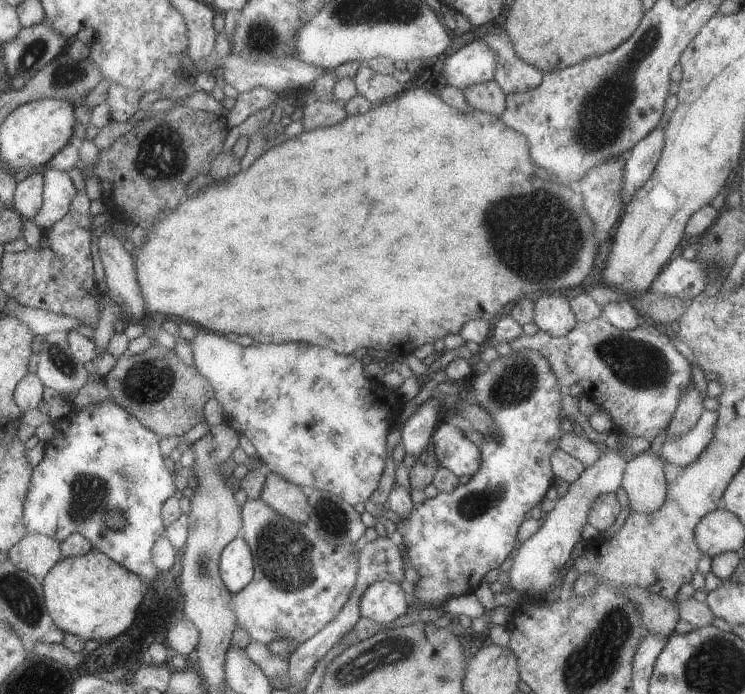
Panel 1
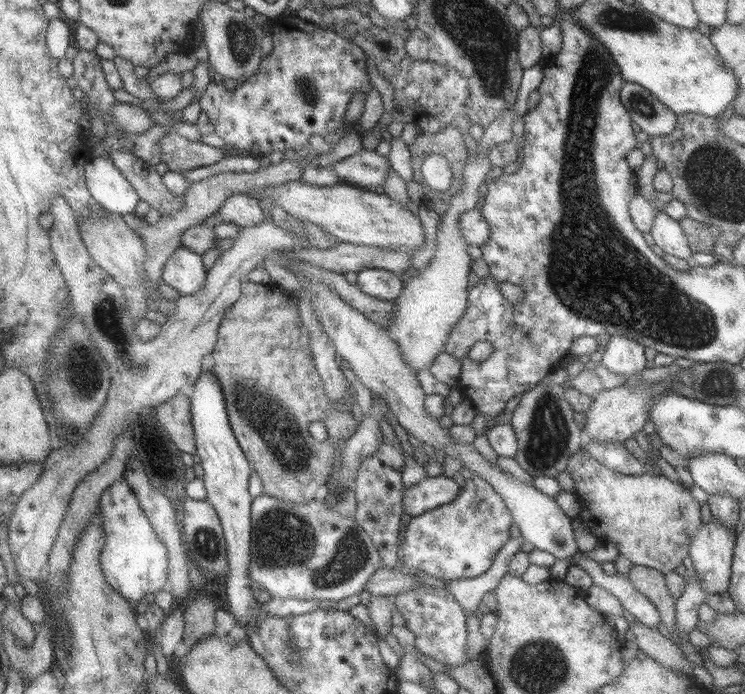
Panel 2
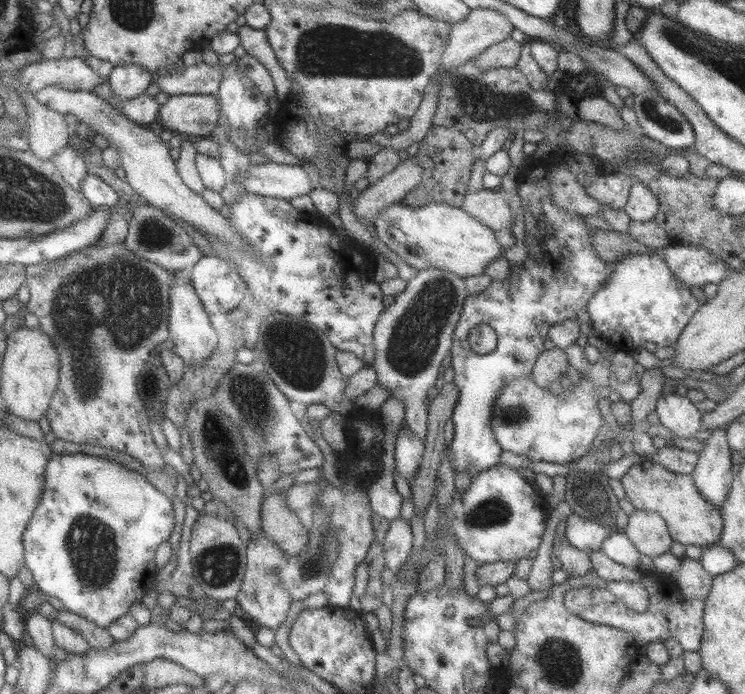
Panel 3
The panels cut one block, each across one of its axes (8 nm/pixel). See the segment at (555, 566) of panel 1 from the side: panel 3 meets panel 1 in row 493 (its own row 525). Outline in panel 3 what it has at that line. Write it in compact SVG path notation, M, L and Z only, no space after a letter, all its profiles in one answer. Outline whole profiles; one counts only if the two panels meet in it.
M576 514L568 515L565 518L565 538L571 546L588 555L599 551L603 540L613 532L615 532L615 526L601 525L598 520L591 521Z

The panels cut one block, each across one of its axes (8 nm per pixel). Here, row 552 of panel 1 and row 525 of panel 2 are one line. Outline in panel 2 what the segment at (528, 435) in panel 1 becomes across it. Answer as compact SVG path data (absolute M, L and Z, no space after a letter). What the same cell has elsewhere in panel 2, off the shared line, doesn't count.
M472 475L465 480L463 487L458 488L451 501L411 517L399 539L398 559L402 570L410 574L423 572L441 581L478 577L491 566L497 550L510 538L508 528L511 523L511 513L505 508L501 497L484 480Z

